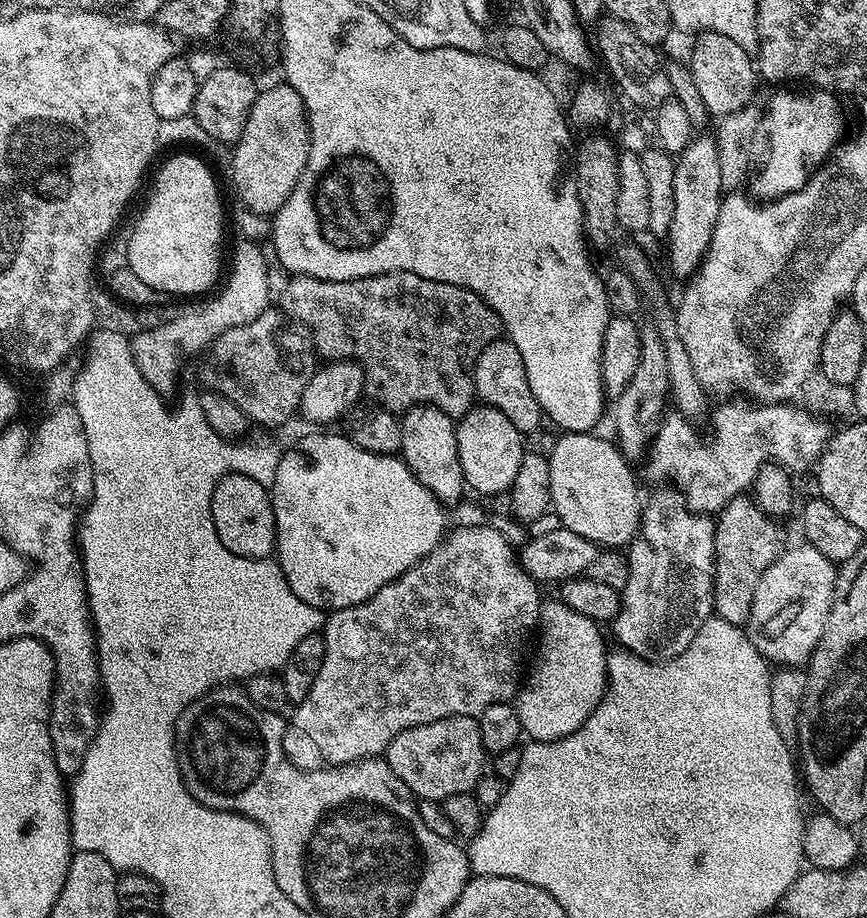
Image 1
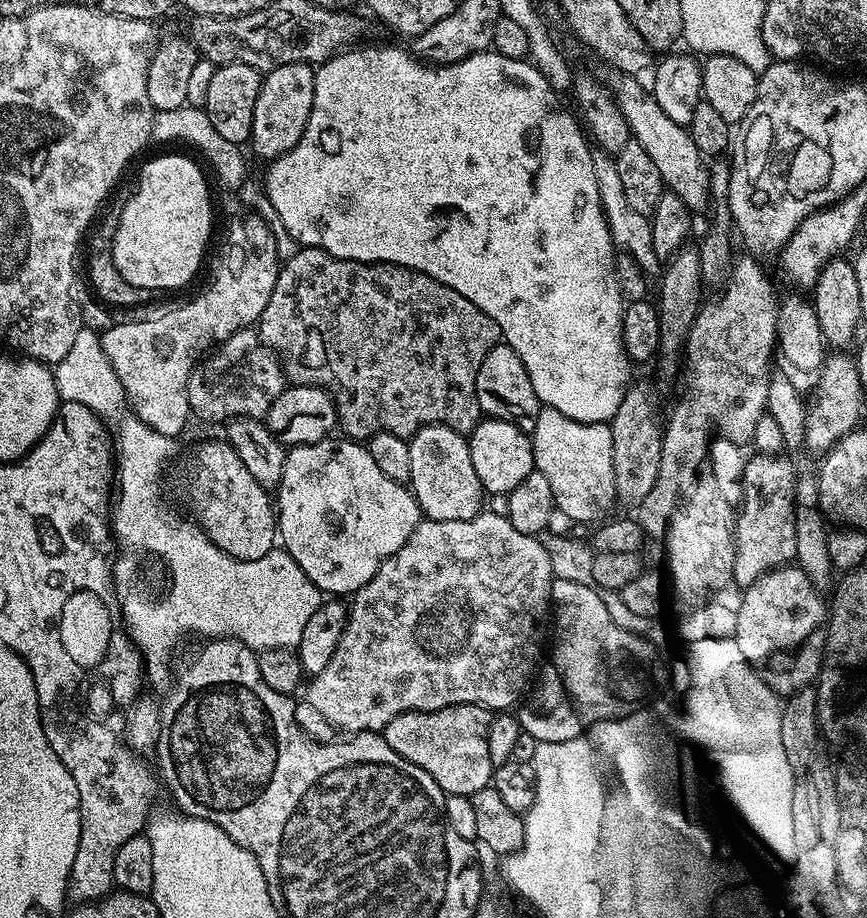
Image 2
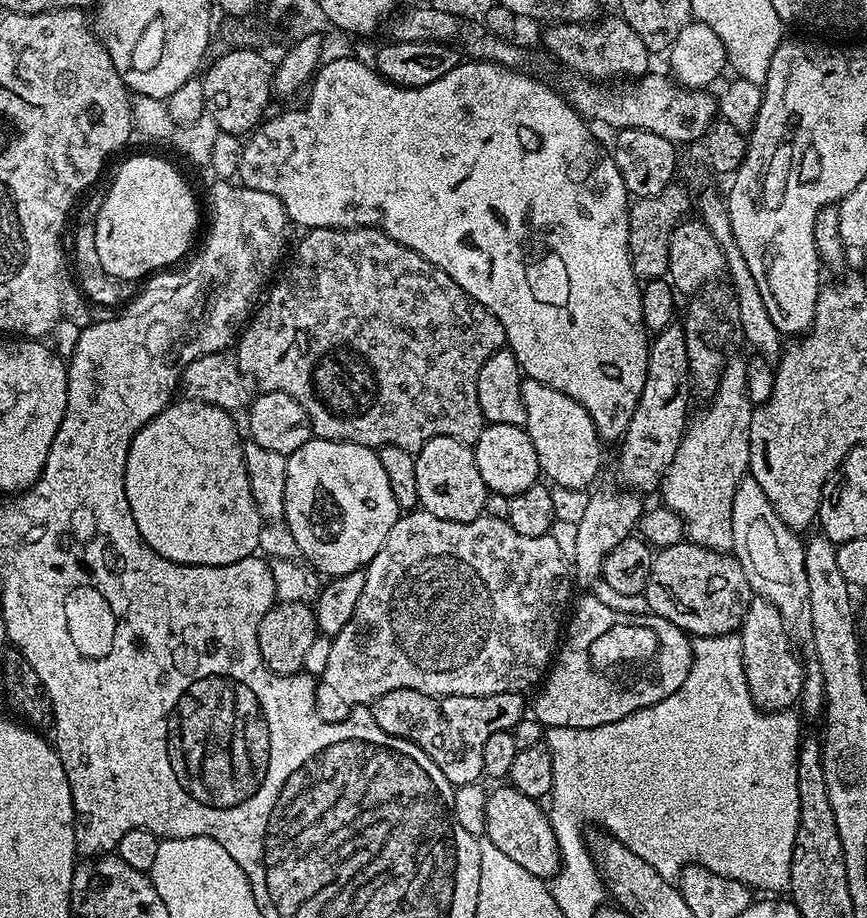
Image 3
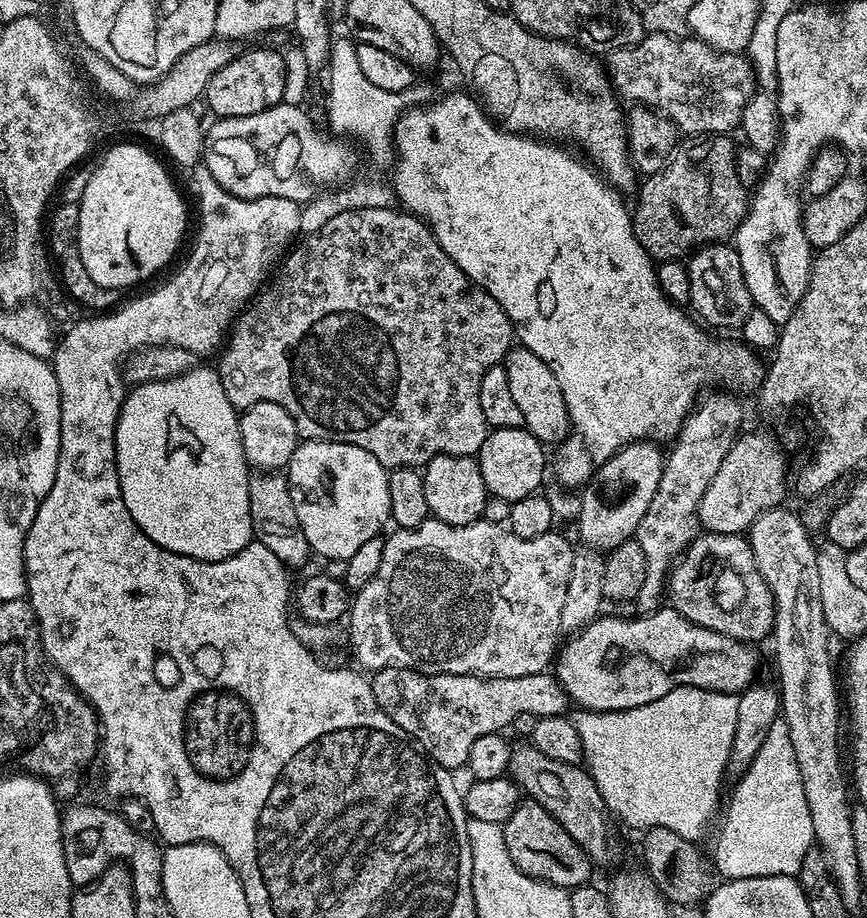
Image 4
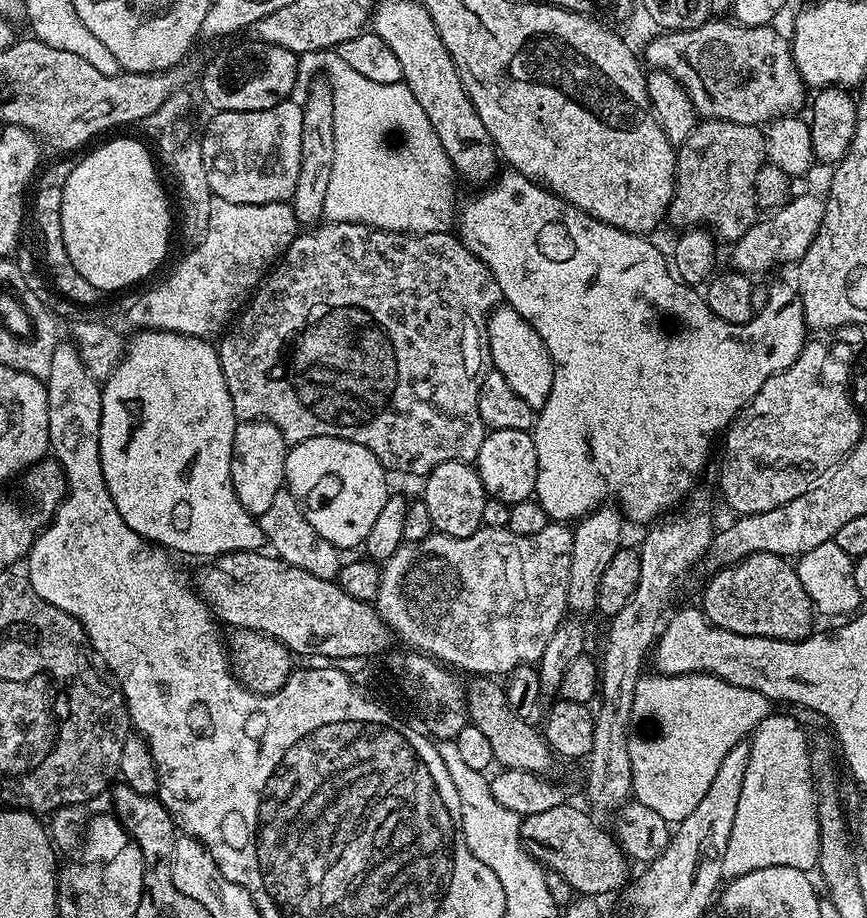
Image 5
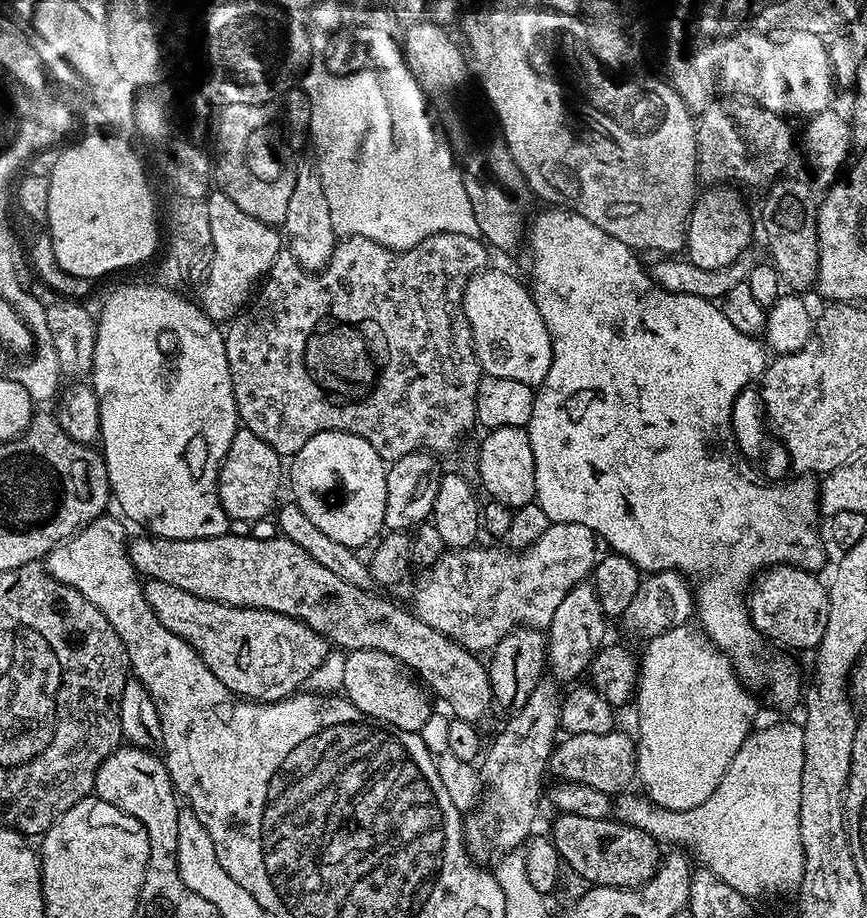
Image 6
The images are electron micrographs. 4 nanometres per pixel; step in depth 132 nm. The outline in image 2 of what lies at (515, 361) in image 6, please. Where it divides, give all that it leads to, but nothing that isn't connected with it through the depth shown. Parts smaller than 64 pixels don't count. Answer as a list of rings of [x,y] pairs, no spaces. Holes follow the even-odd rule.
[[[541,407],[530,439],[536,459],[535,471],[546,474],[561,509],[568,508],[570,515],[583,516],[584,523],[595,525],[606,516],[600,508],[617,507],[615,493],[610,492],[610,470],[614,460],[610,456],[610,428],[607,423],[589,422],[554,408]]]

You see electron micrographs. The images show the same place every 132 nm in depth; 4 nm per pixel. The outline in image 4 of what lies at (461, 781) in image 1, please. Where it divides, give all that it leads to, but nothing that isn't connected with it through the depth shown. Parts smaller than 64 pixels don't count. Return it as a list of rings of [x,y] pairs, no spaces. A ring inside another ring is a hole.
[[[383,668],[371,677],[370,683],[378,706],[400,727],[401,732],[412,737],[437,764],[449,770],[463,769],[467,765],[474,738],[482,738],[482,734],[503,733],[507,724],[508,727],[515,725],[518,714],[534,714],[538,718],[563,716],[570,708],[568,695],[560,687],[560,681],[548,670],[526,674],[522,678],[490,678],[445,672],[421,674],[414,668]]]

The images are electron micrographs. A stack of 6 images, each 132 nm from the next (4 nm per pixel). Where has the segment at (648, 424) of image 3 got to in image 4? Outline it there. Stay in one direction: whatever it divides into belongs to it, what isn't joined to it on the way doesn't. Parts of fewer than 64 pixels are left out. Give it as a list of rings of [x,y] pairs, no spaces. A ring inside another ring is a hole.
[[[651,439],[635,440],[620,448],[609,460],[604,461],[591,473],[590,479],[583,485],[584,497],[580,500],[580,536],[585,545],[597,550],[611,550],[622,542],[633,539],[636,528],[642,522],[642,514],[650,510],[650,502],[658,491],[658,482],[662,478],[662,470],[666,459],[665,453],[660,453],[661,445]]]

